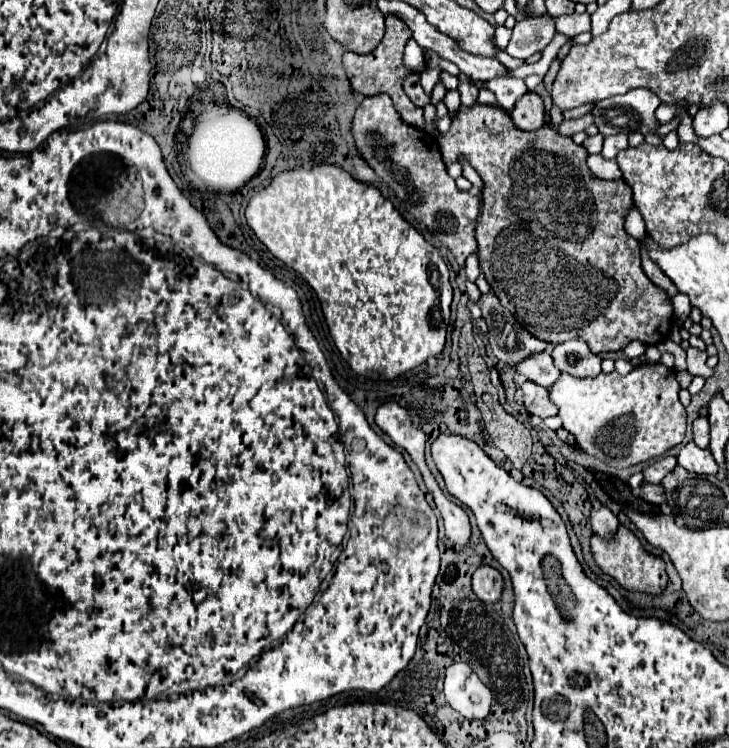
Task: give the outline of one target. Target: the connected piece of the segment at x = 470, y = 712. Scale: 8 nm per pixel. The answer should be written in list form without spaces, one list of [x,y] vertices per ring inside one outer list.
[[[452,664],[446,668],[444,694],[448,704],[464,718],[486,718],[490,712],[492,692],[468,664]]]

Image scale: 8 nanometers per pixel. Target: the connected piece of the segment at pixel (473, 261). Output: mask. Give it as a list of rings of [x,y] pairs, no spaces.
[[[472,254],[472,256],[466,260],[466,268],[464,268],[464,272],[466,272],[466,278],[468,278],[470,282],[474,282],[474,280],[480,276],[480,268],[478,268],[478,256],[476,256],[476,254]]]

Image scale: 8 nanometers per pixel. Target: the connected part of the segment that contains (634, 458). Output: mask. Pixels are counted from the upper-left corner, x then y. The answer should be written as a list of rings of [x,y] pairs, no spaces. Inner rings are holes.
[[[658,362],[642,364],[628,376],[620,376],[616,370],[610,374],[598,374],[596,378],[574,378],[570,374],[560,374],[558,382],[550,388],[550,400],[558,406],[558,416],[562,418],[564,428],[576,436],[578,446],[586,454],[596,456],[614,468],[628,468],[656,458],[684,440],[686,410],[678,400],[678,392],[680,386],[676,382],[676,372]]]

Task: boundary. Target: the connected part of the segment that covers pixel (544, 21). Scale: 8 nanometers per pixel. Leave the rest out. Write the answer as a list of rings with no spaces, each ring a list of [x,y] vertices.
[[[546,14],[544,18],[524,18],[516,22],[516,26],[512,28],[512,38],[506,46],[506,52],[518,60],[524,60],[536,52],[542,52],[554,38],[552,20],[554,18]]]

